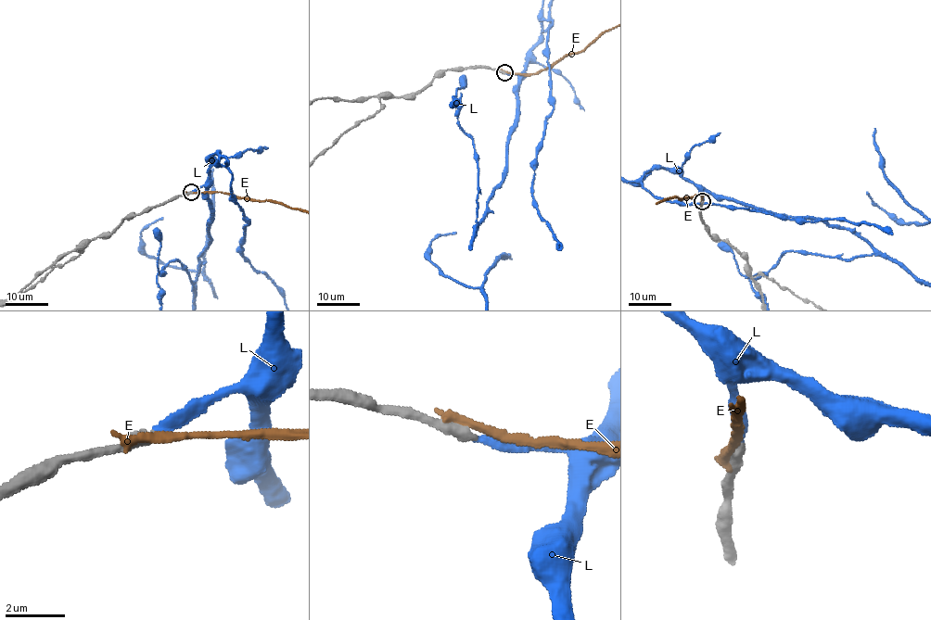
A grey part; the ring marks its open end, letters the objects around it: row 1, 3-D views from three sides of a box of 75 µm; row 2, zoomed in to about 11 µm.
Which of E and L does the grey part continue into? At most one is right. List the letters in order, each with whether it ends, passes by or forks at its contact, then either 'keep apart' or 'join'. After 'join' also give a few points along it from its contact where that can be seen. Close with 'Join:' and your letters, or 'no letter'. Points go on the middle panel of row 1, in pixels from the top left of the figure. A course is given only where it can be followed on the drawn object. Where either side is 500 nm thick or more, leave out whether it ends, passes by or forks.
E: it ends there; keep apart
L: it ends there; join
Join: L

